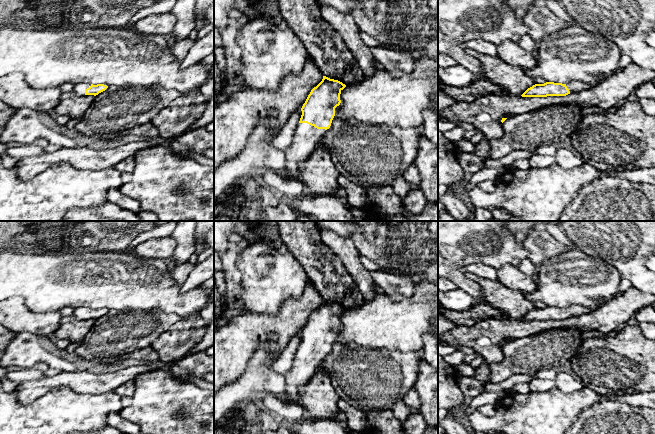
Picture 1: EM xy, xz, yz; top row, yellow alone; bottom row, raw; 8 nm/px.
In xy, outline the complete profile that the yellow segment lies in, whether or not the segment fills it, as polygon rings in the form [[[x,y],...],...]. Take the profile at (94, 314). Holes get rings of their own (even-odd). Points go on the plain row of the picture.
[[[80,306],[74,308],[73,315],[79,320],[84,320],[84,319],[96,320],[99,317],[105,315],[107,312],[108,310],[104,308],[93,309],[86,306]]]

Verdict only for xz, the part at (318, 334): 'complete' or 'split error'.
split error

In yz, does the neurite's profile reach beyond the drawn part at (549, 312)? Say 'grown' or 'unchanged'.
grown

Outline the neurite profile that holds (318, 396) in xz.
[[[319,366],[309,381],[299,388],[299,402],[304,410],[306,410],[310,419],[313,420],[330,420],[332,417],[340,413],[337,403],[340,400],[335,387],[332,385],[328,375],[323,372]]]

